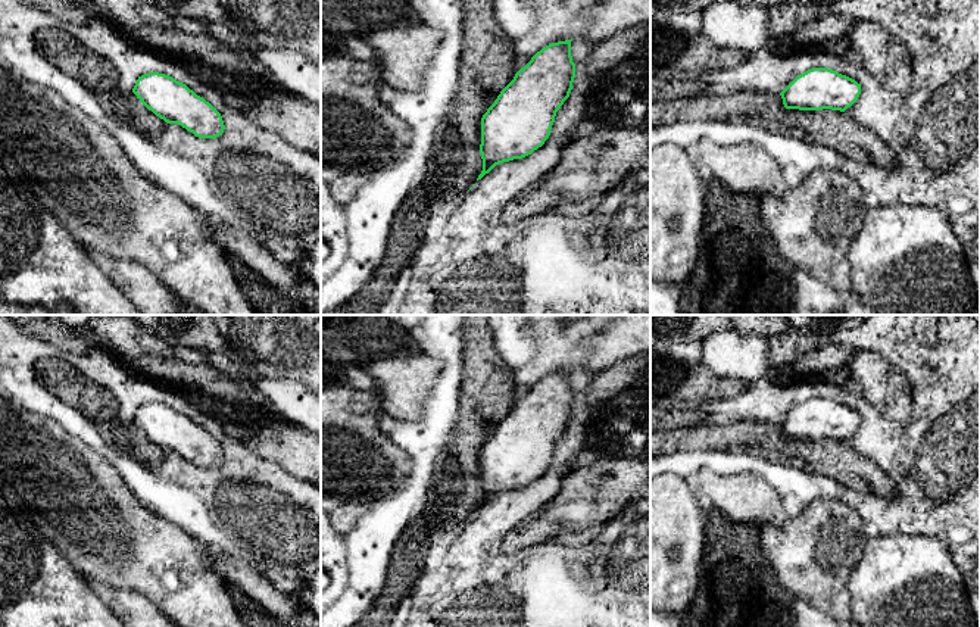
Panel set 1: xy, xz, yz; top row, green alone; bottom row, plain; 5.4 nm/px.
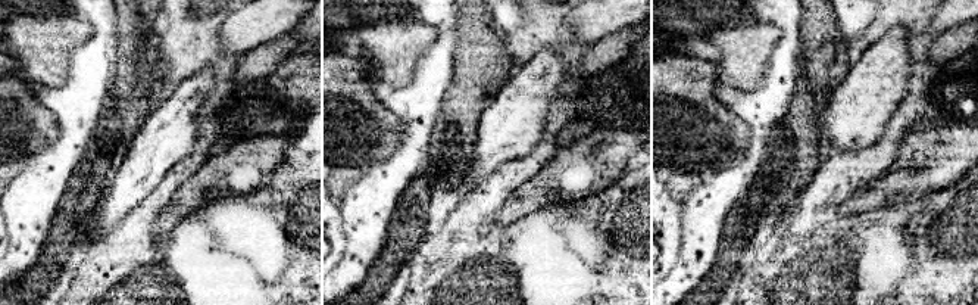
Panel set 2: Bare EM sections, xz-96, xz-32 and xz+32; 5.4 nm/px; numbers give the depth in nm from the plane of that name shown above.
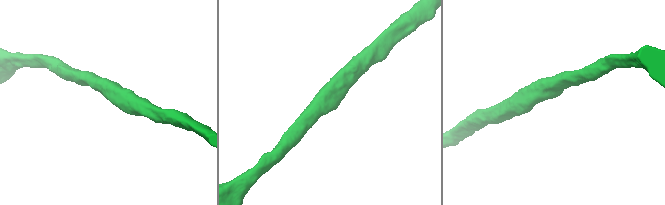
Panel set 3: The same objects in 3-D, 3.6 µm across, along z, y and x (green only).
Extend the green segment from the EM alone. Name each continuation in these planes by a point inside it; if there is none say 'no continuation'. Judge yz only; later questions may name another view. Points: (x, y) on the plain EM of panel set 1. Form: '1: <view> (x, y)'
no continuation

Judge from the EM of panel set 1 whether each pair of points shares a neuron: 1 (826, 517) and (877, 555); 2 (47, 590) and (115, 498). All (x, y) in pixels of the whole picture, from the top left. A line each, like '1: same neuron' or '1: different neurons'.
1: different neurons
2: different neurons

